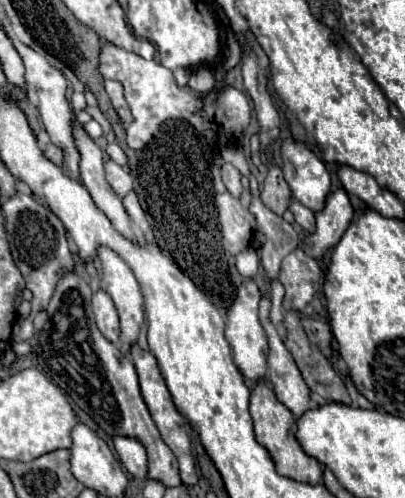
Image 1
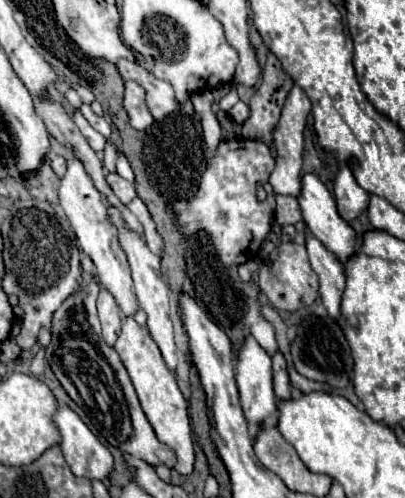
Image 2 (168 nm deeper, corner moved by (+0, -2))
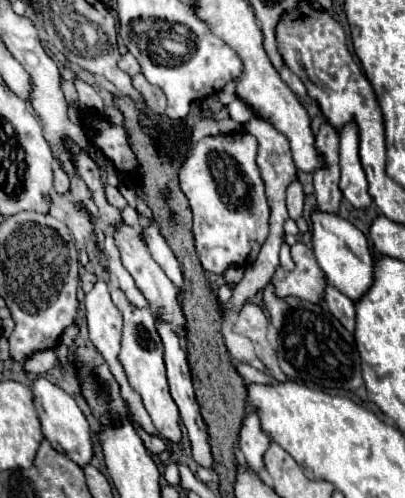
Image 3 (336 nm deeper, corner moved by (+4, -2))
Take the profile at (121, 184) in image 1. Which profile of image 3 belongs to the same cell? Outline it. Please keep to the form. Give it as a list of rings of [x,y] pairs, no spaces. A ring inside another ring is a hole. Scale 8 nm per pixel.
[[[105,186],[105,196],[107,196],[107,200],[109,200],[109,204],[113,204],[117,210],[123,210],[125,206],[127,206],[127,200],[123,198],[123,194],[115,188],[115,186]]]

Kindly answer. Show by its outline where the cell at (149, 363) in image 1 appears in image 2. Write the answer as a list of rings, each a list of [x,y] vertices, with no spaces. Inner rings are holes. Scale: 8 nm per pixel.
[[[133,318],[123,320],[123,332],[119,334],[115,342],[115,350],[125,362],[125,368],[129,370],[129,376],[133,380],[133,386],[137,390],[139,402],[143,406],[143,412],[147,420],[151,422],[157,438],[175,450],[177,454],[177,466],[175,470],[183,476],[189,476],[193,472],[195,452],[193,452],[193,438],[191,438],[191,426],[189,426],[189,414],[187,414],[187,402],[175,382],[175,372],[171,372],[157,348],[157,344],[151,340],[149,332],[141,328]]]

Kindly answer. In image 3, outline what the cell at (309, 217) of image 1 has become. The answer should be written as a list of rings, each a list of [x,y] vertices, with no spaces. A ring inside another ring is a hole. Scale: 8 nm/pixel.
[[[327,286],[327,290],[325,290],[325,304],[327,304],[329,312],[353,334],[353,328],[355,328],[353,302],[345,294],[341,294],[337,288]]]

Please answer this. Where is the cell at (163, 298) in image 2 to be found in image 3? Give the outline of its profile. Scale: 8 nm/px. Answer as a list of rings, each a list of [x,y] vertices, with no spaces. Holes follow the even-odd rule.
[[[157,322],[157,332],[163,340],[163,346],[165,346],[165,366],[167,366],[167,378],[169,378],[169,388],[171,388],[171,396],[179,408],[179,416],[187,428],[187,436],[189,436],[189,442],[191,442],[191,454],[193,454],[193,460],[203,466],[203,468],[213,468],[215,460],[213,460],[213,452],[211,452],[211,444],[209,444],[209,434],[207,434],[207,424],[203,422],[201,418],[201,412],[199,412],[199,404],[195,400],[195,394],[193,394],[193,382],[191,382],[191,372],[189,372],[189,364],[187,364],[187,356],[185,356],[185,350],[179,346],[179,338],[175,336],[173,328],[165,322]]]

